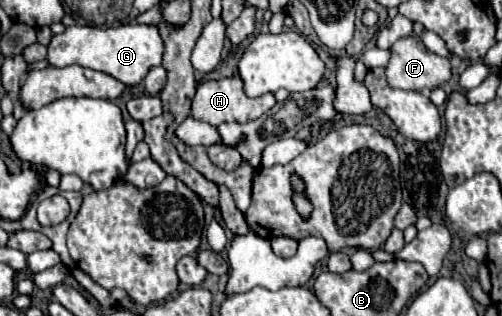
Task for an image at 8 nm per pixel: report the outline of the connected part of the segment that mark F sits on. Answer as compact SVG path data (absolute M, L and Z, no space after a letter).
M411 34L391 48L393 56L387 66L387 82L401 90L431 90L451 78L449 58L429 52L421 40Z

